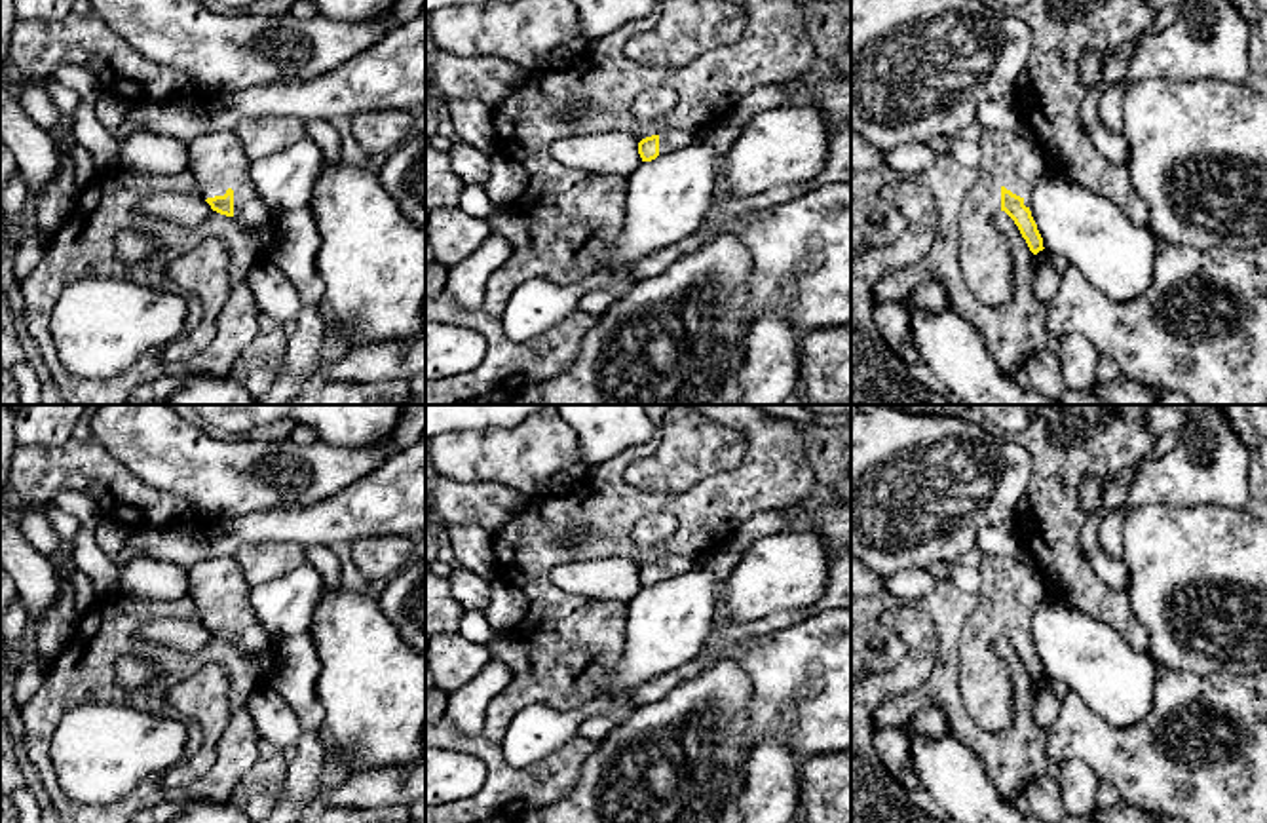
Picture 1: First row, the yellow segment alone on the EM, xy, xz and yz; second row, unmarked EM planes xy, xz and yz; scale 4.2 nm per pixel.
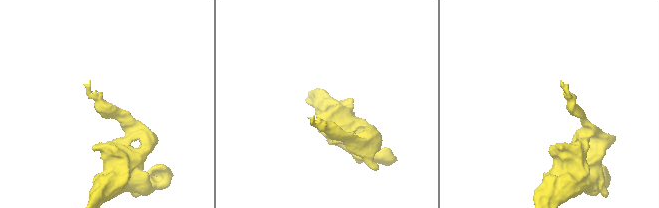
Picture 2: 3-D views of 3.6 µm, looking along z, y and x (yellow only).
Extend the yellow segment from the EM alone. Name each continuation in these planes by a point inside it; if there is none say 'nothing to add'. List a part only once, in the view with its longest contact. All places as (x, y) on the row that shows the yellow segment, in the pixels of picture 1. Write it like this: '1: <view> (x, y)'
1: xy (219, 162)

